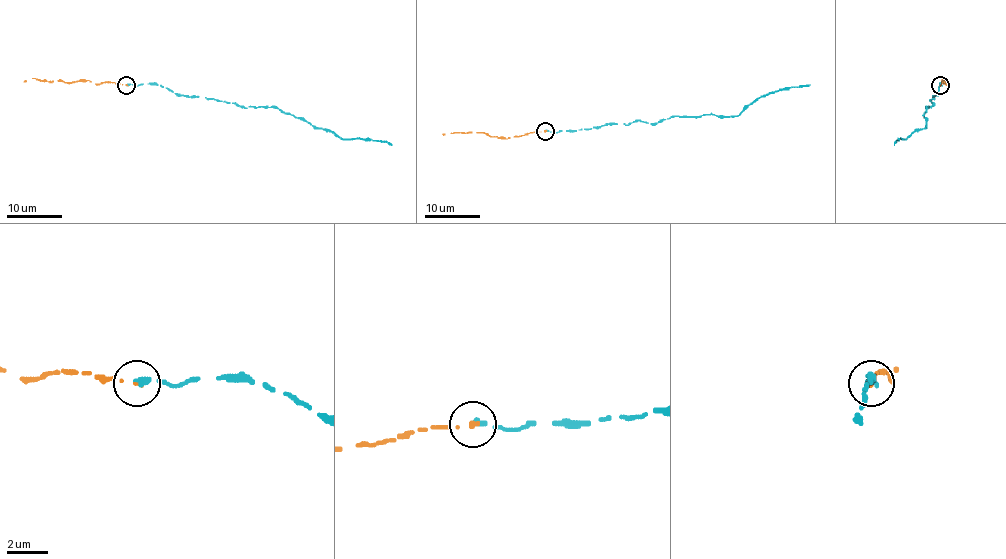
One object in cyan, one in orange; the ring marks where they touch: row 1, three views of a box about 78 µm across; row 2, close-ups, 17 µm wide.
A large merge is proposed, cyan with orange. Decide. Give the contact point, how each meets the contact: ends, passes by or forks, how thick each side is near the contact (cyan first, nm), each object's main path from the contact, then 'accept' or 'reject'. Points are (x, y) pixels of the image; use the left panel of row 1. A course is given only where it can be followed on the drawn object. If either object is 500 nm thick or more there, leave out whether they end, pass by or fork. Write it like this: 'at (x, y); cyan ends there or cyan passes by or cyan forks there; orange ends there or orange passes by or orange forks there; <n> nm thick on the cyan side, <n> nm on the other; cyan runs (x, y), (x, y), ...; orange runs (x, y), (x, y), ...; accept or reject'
at (126, 85); cyan ends there; orange ends there; 300 nm thick on the cyan side, 170 nm on the other; cyan runs (127, 85), (156, 83), (189, 97), (236, 103), (246, 108), (277, 107), (341, 138), (370, 138), (391, 145); orange runs (127, 85), (32, 78), (24, 82); accept

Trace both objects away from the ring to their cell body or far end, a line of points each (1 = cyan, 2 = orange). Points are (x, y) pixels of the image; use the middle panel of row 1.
1: (545, 131), (638, 121), (654, 124), (675, 115), (739, 115), (760, 97), (809, 85)
2: (545, 131), (506, 139), (483, 132), (443, 135)

